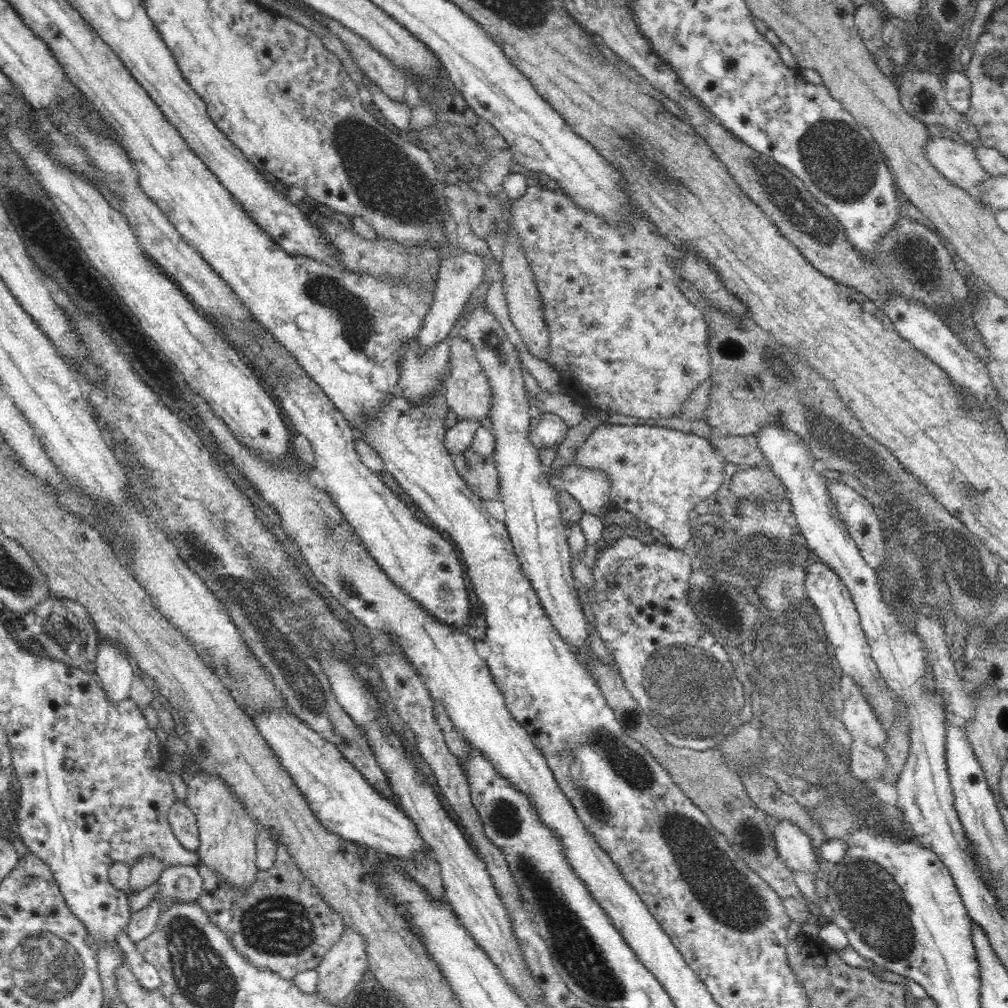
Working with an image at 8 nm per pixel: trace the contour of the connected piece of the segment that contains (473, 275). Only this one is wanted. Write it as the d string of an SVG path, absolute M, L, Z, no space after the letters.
M462 252L460 256L454 256L454 258L450 256L450 260L446 264L440 264L438 288L432 296L430 310L424 316L424 322L422 322L420 334L418 334L418 342L422 348L434 348L436 344L444 342L450 336L466 300L470 300L470 296L472 296L472 290L478 290L478 286L484 282L484 272L486 272L486 260L482 256L478 258L476 254L468 254L468 252Z

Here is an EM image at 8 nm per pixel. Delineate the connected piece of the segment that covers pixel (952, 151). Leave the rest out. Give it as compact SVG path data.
M932 136L926 146L926 156L932 166L938 168L944 178L960 186L964 192L974 194L978 186L992 176L980 166L976 150L972 146L966 146L964 142L954 142L946 136L942 140L936 138L938 136Z

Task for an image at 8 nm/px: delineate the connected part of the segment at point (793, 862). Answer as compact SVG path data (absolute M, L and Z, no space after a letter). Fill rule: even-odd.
M780 820L778 828L774 830L774 840L776 840L776 850L780 854L780 860L788 866L788 870L816 876L820 866L808 834L798 830L792 822Z

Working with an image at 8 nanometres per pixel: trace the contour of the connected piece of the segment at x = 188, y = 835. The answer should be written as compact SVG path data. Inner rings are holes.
M176 800L168 812L168 826L176 834L178 842L190 850L196 852L200 846L200 830L194 812L186 806L184 800Z

